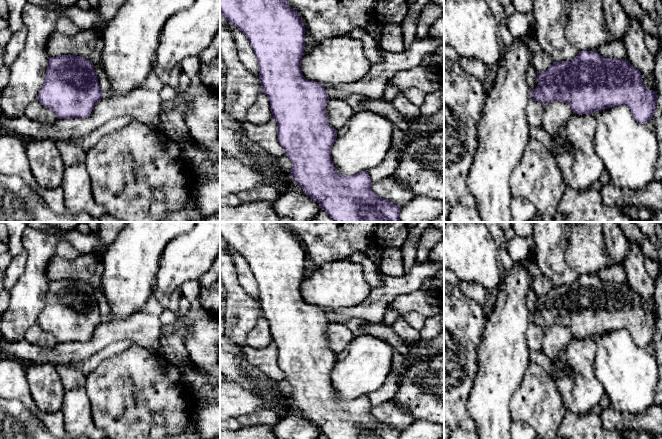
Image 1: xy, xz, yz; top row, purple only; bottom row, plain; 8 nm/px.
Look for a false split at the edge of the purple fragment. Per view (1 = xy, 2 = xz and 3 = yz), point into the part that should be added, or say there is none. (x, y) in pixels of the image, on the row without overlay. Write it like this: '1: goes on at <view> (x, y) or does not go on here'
1: does not go on here
2: does not go on here
3: does not go on here

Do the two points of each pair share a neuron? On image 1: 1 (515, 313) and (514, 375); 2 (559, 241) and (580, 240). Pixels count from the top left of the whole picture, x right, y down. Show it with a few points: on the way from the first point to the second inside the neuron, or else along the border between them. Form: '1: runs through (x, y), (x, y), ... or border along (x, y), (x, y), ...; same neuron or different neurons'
1: runs through (514, 328), (514, 360); same neuron
2: border along (571, 232), (566, 250), (566, 262), (568, 264); different neurons

